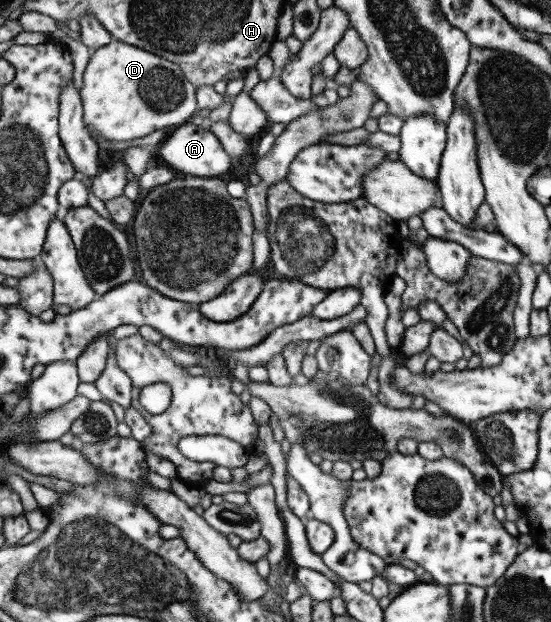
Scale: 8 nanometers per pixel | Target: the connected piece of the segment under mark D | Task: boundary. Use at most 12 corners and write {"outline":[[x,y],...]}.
{"outline":[[114,40],[82,73],[94,141],[189,122],[177,64]]}

